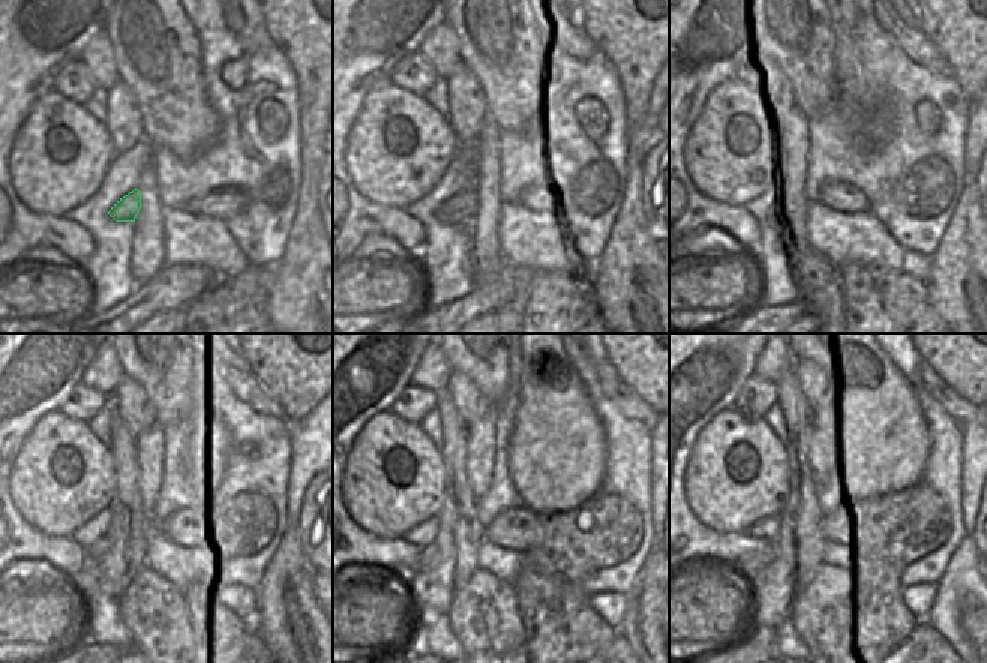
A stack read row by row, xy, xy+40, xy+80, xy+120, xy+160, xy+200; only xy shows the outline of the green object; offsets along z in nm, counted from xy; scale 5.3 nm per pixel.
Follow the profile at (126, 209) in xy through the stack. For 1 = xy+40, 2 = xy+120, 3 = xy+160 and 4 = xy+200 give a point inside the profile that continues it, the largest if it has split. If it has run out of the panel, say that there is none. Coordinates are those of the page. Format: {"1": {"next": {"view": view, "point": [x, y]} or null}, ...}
{"1": {"next": {"view": "xy+40", "point": [458, 210]}}, "2": {"next": {"view": "xy+120", "point": [93, 552]}}, "3": {"next": {"view": "xy+160", "point": [428, 552]}}, "4": {"next": {"view": "xy+200", "point": [753, 560]}}}

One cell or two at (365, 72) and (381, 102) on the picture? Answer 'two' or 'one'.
two

